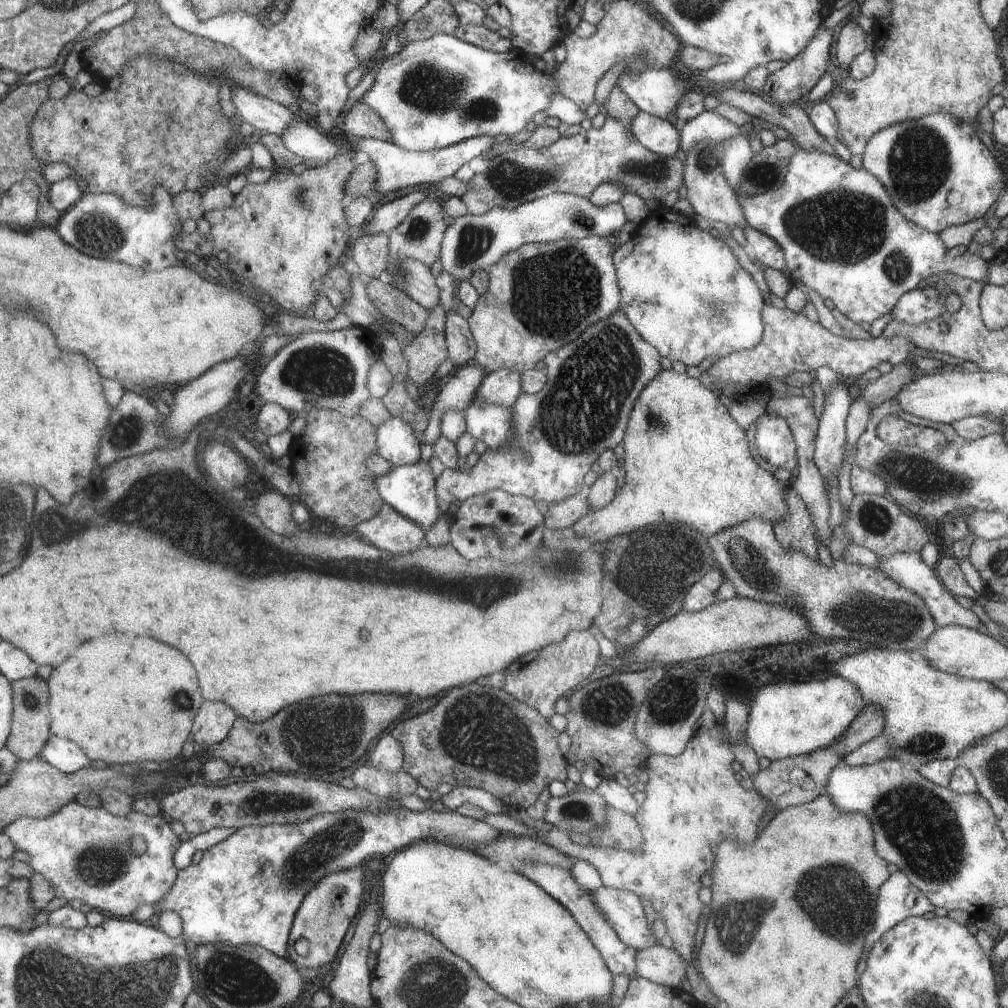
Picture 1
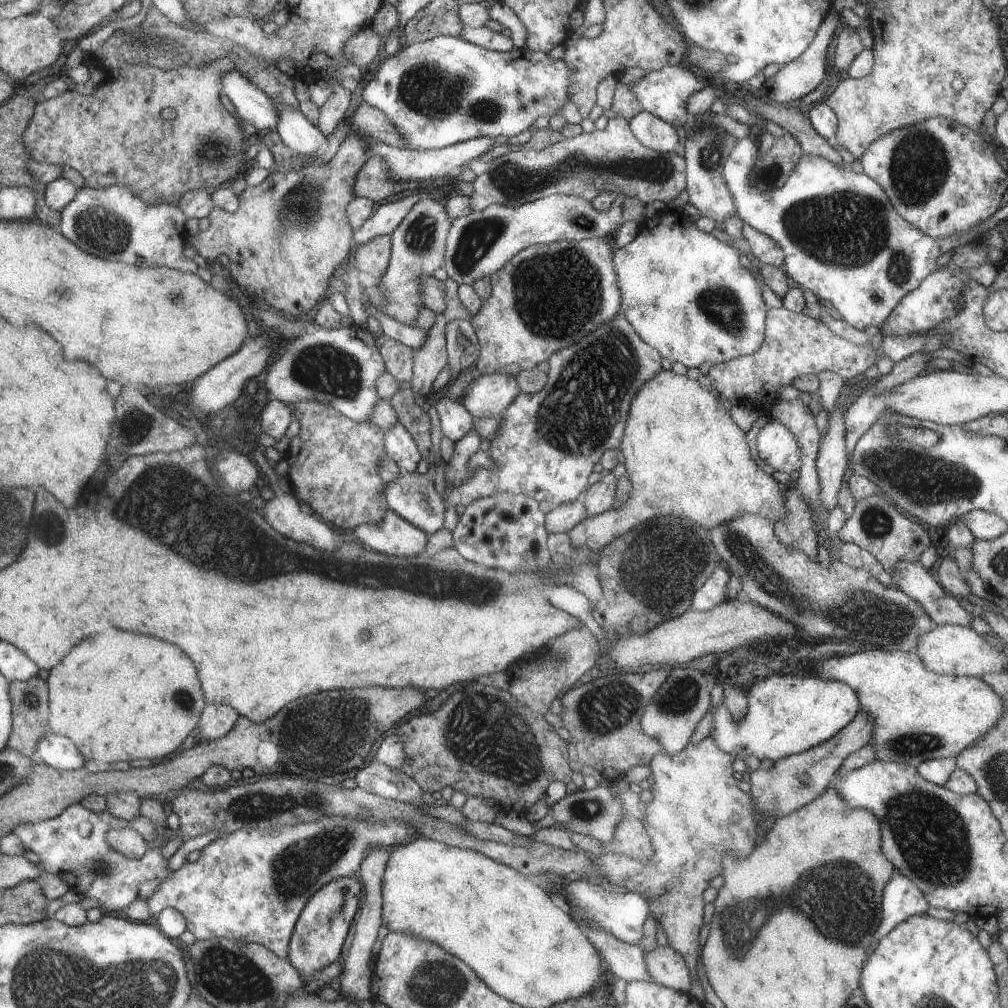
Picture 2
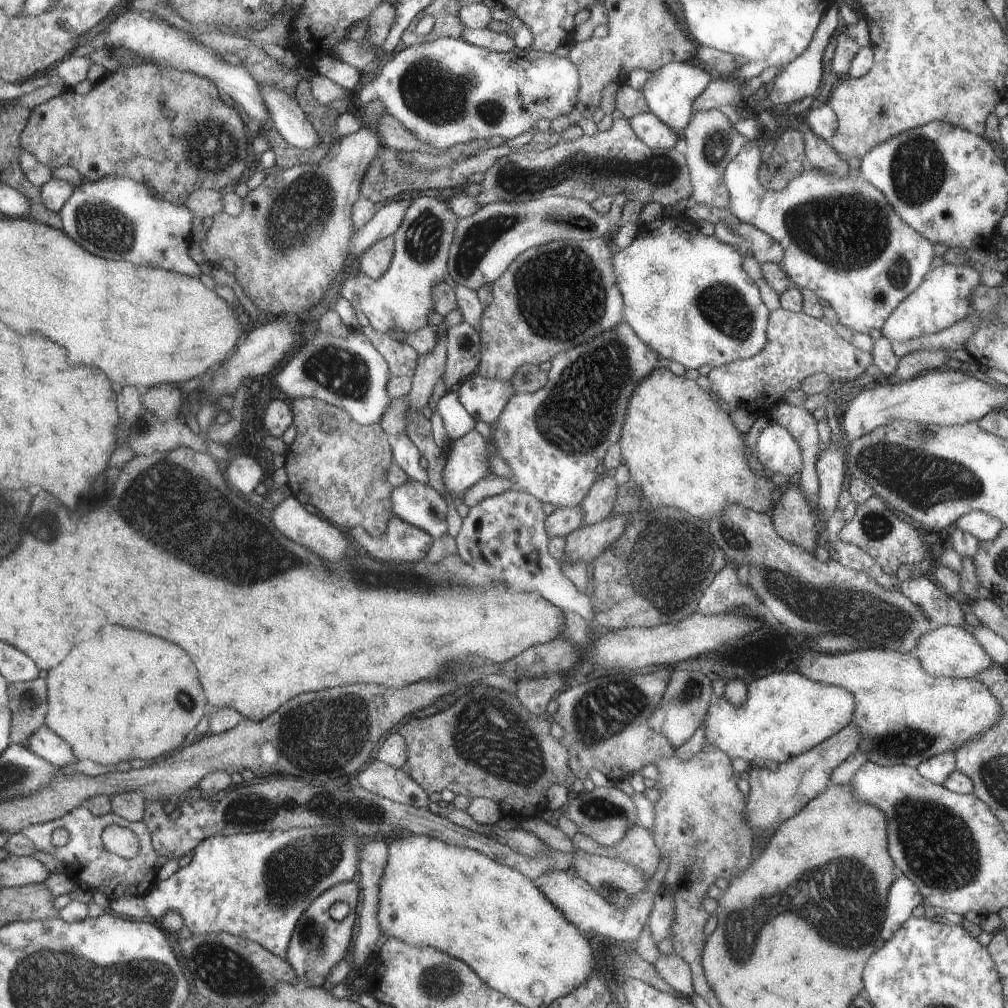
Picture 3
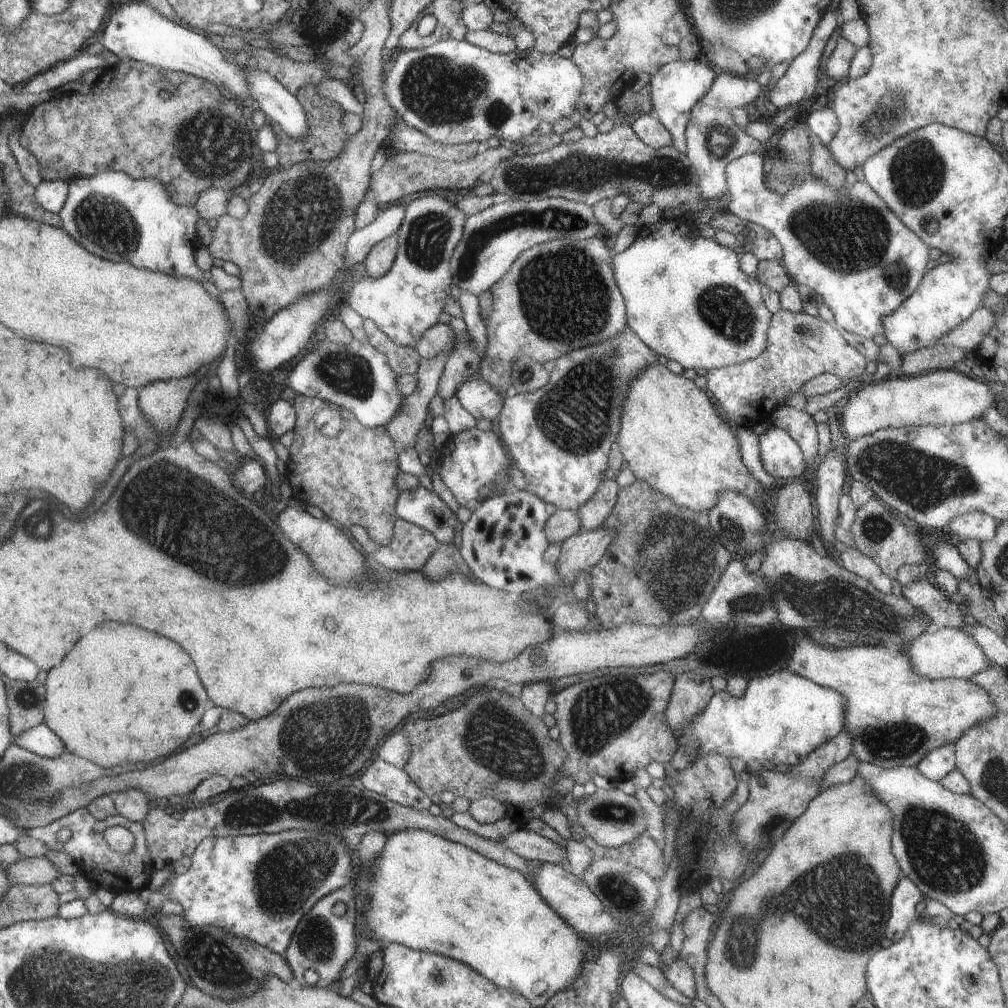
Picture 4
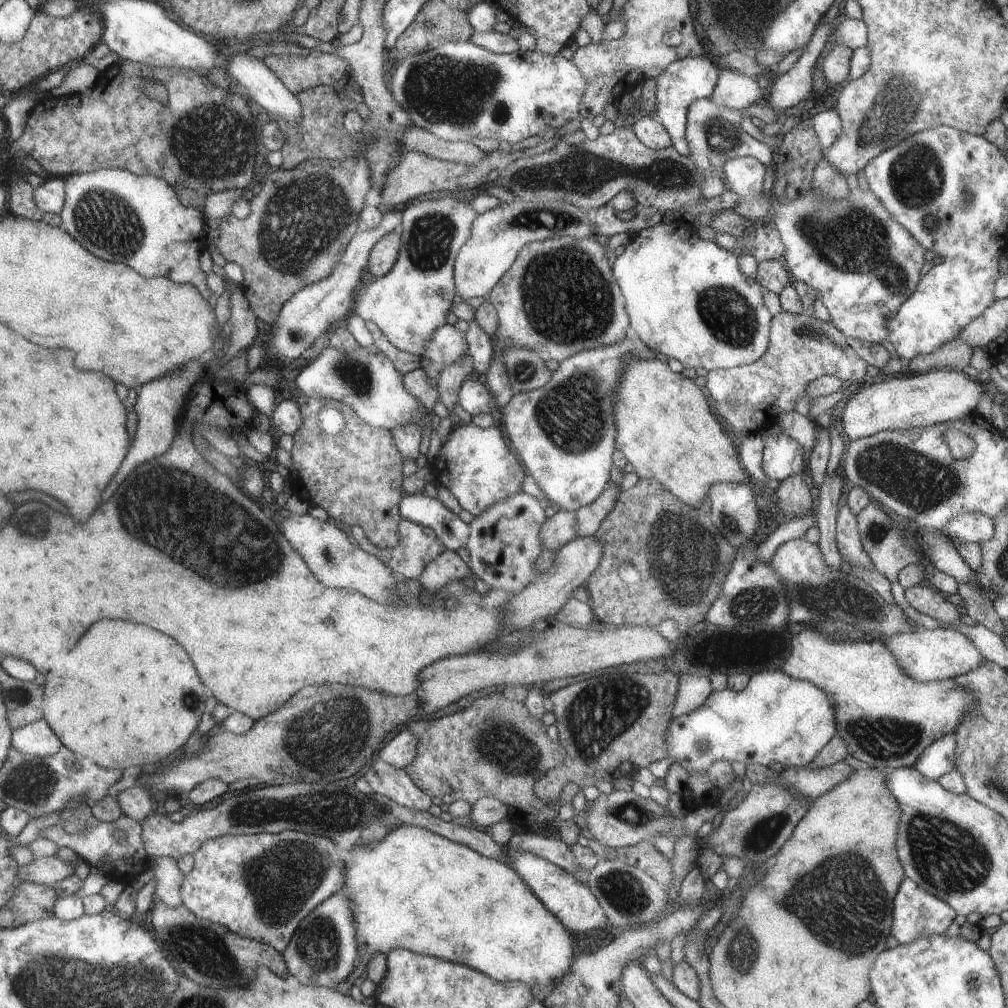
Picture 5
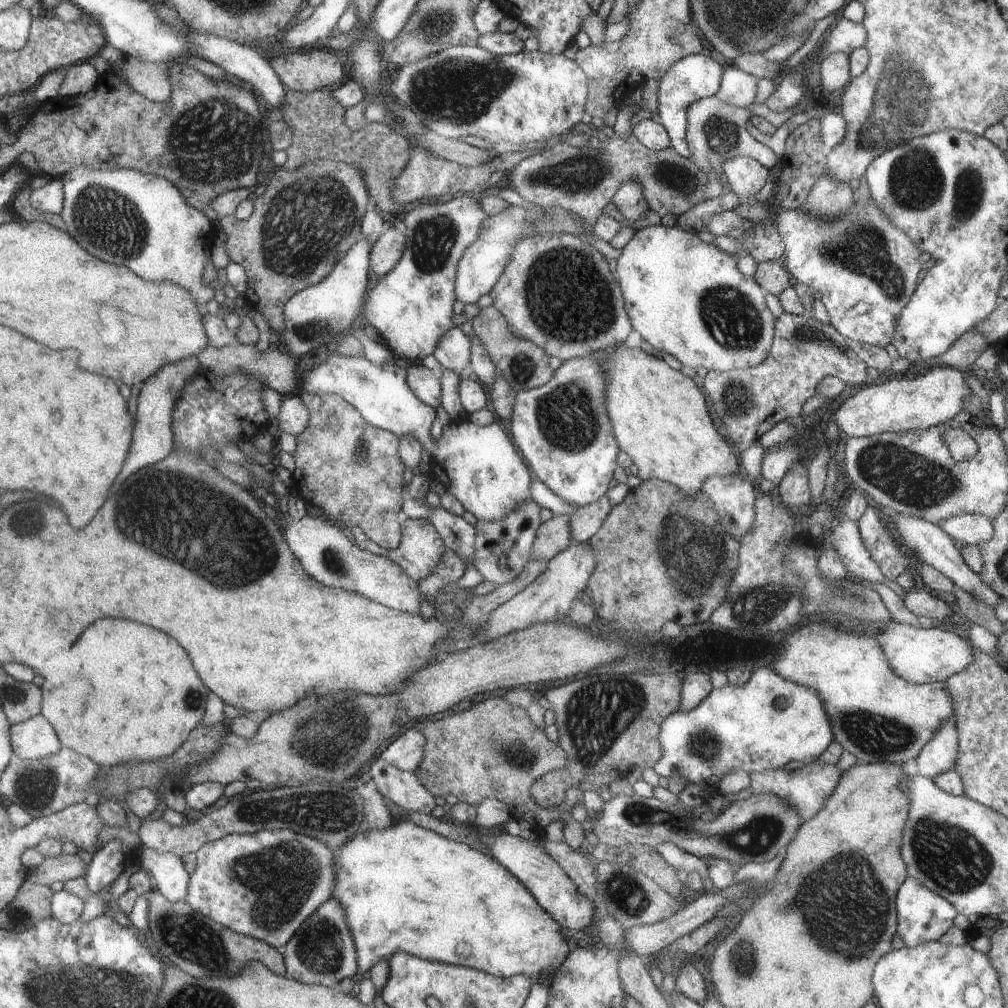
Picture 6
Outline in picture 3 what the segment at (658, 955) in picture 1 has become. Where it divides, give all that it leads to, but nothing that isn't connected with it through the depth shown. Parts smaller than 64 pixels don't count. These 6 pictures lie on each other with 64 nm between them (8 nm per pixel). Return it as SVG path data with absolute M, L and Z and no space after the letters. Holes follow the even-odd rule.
M674 952L660 953L653 964L660 978L664 979L676 992L690 998L694 995L692 972L688 963Z

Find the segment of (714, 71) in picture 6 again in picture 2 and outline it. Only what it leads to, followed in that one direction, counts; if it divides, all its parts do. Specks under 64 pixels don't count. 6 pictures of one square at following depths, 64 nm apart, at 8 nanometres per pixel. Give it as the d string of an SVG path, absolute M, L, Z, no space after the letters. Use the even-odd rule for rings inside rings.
M687 65L664 66L660 70L647 71L643 78L636 80L629 88L638 98L644 111L651 112L654 116L681 130L692 120L691 115L686 110L686 102L692 94L700 92L706 86L707 78L706 75L689 71Z

